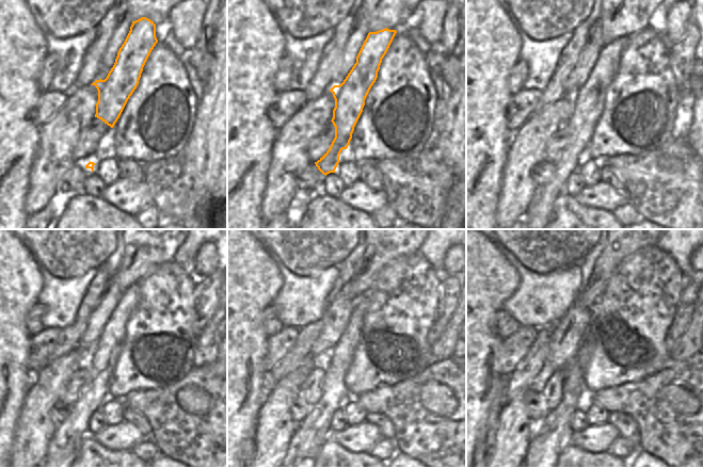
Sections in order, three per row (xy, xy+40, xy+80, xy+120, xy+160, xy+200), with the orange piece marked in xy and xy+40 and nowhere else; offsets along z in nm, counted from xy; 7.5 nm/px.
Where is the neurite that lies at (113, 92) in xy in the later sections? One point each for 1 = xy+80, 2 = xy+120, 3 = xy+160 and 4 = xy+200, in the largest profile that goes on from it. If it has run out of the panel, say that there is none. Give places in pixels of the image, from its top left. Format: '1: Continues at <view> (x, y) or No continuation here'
1: Continues at xy+80 (589, 100)
2: Continues at xy+120 (64, 446)
3: Continues at xy+160 (305, 445)
4: Continues at xy+200 (549, 435).

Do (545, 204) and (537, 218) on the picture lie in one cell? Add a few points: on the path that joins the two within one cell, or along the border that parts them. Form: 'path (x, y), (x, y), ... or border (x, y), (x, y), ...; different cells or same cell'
path (542, 207), (538, 214); same cell

